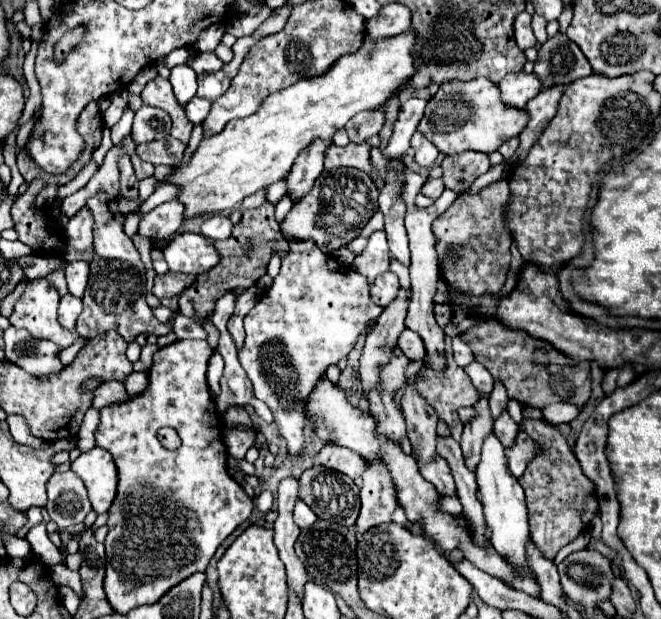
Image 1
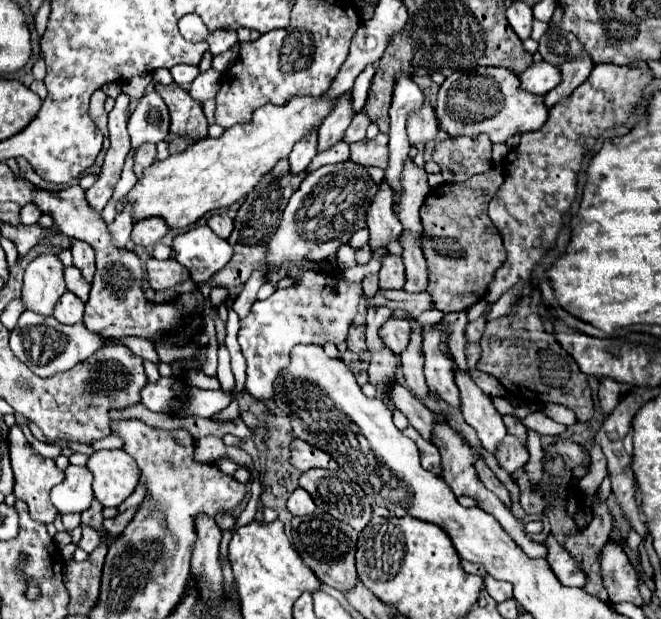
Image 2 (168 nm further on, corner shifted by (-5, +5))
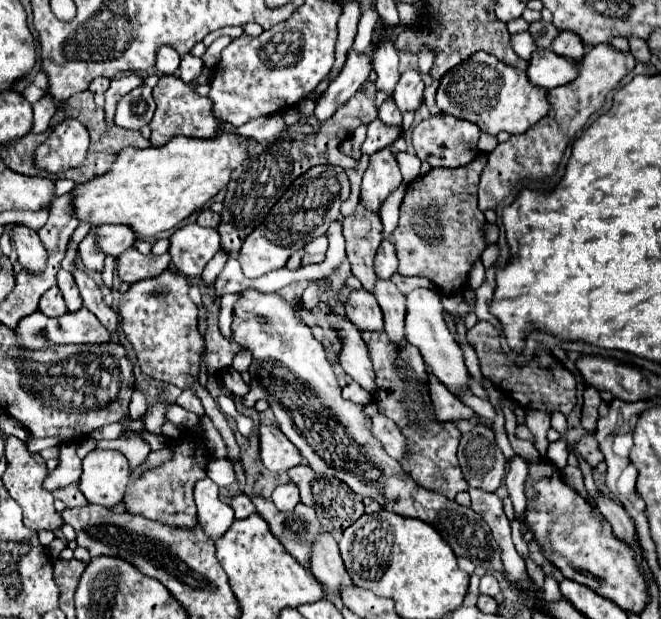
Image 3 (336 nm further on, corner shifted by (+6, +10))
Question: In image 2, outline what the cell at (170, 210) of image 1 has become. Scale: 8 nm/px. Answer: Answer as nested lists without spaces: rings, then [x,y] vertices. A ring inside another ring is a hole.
[[[144,218],[132,230],[132,240],[142,246],[152,246],[168,234],[168,224],[164,218]]]

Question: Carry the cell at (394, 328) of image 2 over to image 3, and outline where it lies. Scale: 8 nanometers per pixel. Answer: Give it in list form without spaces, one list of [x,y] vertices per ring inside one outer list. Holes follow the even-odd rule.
[[[367,289],[351,291],[349,299],[343,305],[345,305],[345,315],[349,317],[349,321],[353,321],[361,331],[383,329],[381,307],[377,305],[375,297]]]

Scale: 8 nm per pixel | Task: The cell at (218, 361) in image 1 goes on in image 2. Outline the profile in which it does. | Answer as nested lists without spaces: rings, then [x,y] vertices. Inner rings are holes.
[[[196,226],[196,228],[190,228],[188,232],[182,232],[182,234],[178,234],[176,238],[174,238],[174,244],[172,244],[172,248],[174,248],[174,258],[182,264],[182,266],[186,266],[188,270],[190,270],[190,278],[200,286],[200,292],[204,294],[204,298],[206,298],[206,304],[204,304],[204,314],[208,314],[208,316],[212,316],[214,320],[216,320],[216,332],[218,332],[218,340],[224,344],[224,340],[226,340],[226,330],[224,330],[224,324],[220,322],[220,318],[218,318],[218,314],[214,312],[214,310],[210,310],[210,302],[208,302],[208,294],[210,294],[210,286],[208,286],[208,278],[212,276],[212,274],[216,274],[216,270],[220,270],[224,264],[228,264],[228,258],[232,256],[232,246],[228,244],[228,240],[224,240],[224,238],[218,238],[208,226]]]

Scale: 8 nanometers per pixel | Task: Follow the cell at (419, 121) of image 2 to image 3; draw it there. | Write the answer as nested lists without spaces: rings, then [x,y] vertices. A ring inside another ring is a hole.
[[[407,69],[397,85],[395,85],[395,91],[393,91],[393,99],[399,107],[401,113],[405,111],[417,111],[423,103],[423,79],[421,79],[421,73],[415,71],[415,69]]]

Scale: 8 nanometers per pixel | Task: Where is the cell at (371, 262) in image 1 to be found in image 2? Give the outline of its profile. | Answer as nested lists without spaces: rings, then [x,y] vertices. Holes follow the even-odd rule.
[[[386,182],[380,186],[376,198],[372,200],[372,206],[368,208],[366,224],[370,230],[368,246],[372,250],[386,248],[388,242],[398,240],[402,236],[402,224],[394,212],[392,190],[386,186]]]

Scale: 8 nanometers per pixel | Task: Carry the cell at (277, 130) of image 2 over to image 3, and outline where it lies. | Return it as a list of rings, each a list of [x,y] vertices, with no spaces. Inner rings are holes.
[[[221,133],[215,139],[191,139],[191,137],[173,137],[163,147],[147,147],[147,149],[135,149],[127,147],[117,155],[117,161],[113,161],[111,169],[103,175],[97,175],[81,185],[73,187],[73,213],[81,223],[93,225],[103,225],[103,223],[113,223],[113,225],[127,225],[137,233],[137,237],[153,237],[161,231],[169,231],[181,221],[185,221],[191,213],[199,211],[205,203],[209,203],[221,189],[227,187],[229,175],[233,169],[237,169],[247,157],[247,139],[231,135],[231,133]]]

